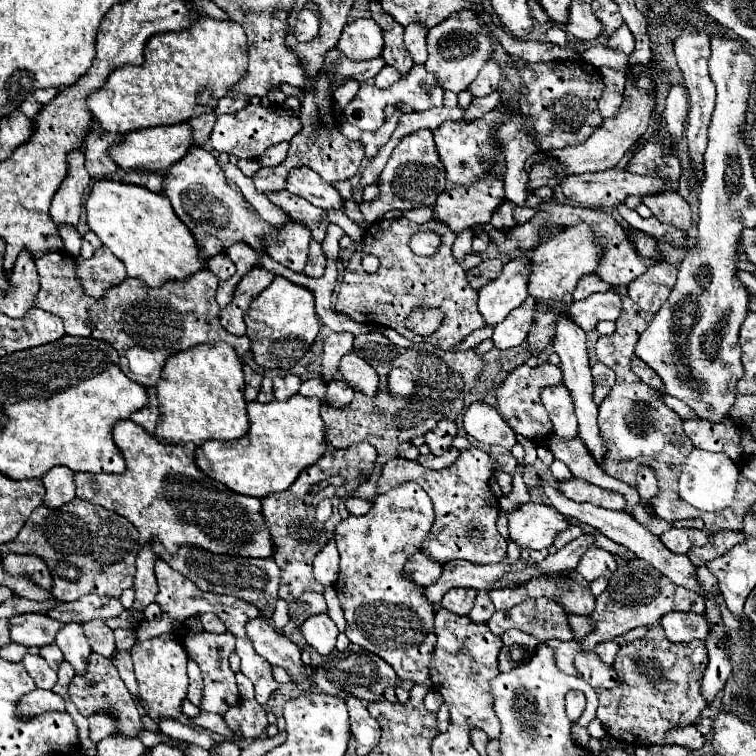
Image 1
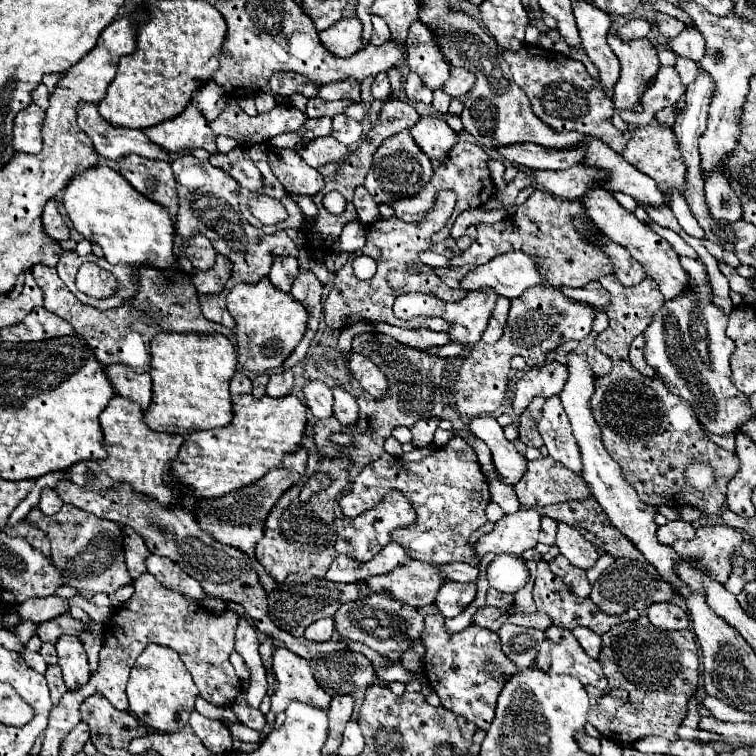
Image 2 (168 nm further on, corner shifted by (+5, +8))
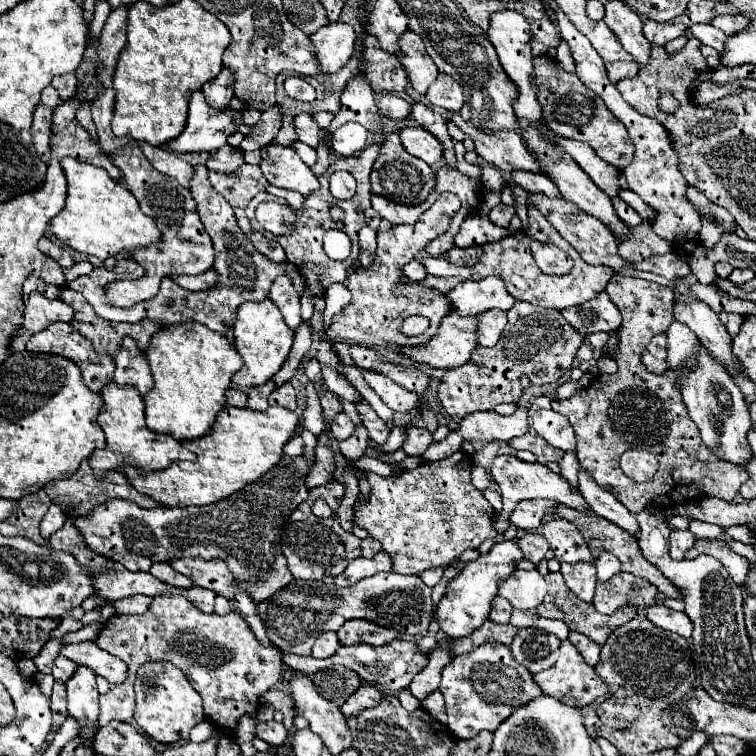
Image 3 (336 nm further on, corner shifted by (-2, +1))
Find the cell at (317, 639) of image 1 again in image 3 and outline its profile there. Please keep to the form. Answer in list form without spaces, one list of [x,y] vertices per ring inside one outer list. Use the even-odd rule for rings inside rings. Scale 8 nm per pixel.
[[[325,631],[317,637],[315,645],[313,645],[313,657],[319,657],[319,659],[325,659],[325,657],[331,657],[339,647],[339,639],[337,639],[337,633],[335,631]]]

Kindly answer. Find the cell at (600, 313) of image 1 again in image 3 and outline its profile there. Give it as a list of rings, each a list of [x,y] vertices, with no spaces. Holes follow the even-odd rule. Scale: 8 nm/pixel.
[[[519,301],[507,311],[507,319],[501,341],[495,347],[477,347],[467,363],[445,373],[439,385],[439,399],[455,421],[477,411],[493,411],[499,403],[517,403],[523,395],[519,385],[521,375],[527,375],[531,383],[537,385],[561,381],[571,369],[579,345],[585,341],[585,337],[569,325],[557,309]]]

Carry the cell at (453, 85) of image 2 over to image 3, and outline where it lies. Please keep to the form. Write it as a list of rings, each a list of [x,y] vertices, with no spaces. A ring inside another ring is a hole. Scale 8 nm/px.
[[[439,73],[437,81],[429,87],[429,103],[433,107],[439,107],[439,109],[445,109],[445,111],[459,111],[463,107],[463,89],[461,85],[449,77],[449,75],[443,75]]]

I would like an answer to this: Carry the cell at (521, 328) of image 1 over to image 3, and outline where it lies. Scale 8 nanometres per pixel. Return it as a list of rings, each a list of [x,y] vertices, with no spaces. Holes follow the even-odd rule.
[[[489,309],[485,313],[479,315],[479,335],[477,341],[483,347],[493,347],[497,345],[503,329],[507,325],[507,313],[499,311],[499,309]]]

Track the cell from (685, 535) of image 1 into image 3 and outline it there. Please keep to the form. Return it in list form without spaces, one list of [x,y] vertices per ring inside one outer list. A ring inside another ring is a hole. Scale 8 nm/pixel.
[[[671,531],[669,553],[673,559],[683,559],[683,553],[695,545],[697,537],[691,531]]]

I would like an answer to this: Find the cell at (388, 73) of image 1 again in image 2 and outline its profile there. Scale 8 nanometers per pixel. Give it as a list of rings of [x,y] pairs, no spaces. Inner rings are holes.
[[[380,72],[376,78],[374,78],[374,84],[372,84],[372,96],[374,100],[390,100],[392,96],[392,88],[390,88],[390,82],[386,78],[386,72]]]

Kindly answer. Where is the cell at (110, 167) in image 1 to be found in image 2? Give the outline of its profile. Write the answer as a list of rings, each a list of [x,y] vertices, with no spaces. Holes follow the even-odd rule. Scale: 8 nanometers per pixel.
[[[80,104],[76,110],[78,116],[78,128],[84,130],[92,142],[96,152],[102,158],[120,160],[126,154],[138,154],[150,160],[166,160],[168,152],[150,142],[142,130],[130,130],[130,128],[114,128],[112,124],[104,122],[104,118],[98,114],[96,104]]]

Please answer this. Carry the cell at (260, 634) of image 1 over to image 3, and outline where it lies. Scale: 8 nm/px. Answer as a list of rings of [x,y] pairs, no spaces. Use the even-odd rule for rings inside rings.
[[[293,675],[289,679],[289,691],[293,697],[293,711],[309,721],[309,729],[323,739],[333,755],[339,755],[351,745],[351,731],[343,713],[337,705],[317,693],[317,687],[309,677]]]

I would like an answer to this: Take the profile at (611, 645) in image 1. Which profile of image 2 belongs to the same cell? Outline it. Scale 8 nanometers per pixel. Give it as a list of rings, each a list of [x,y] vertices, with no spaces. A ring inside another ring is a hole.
[[[576,626],[572,634],[576,636],[576,640],[580,642],[580,646],[590,658],[598,658],[600,648],[602,648],[602,638],[598,634],[594,634],[590,628],[584,628],[584,626]]]

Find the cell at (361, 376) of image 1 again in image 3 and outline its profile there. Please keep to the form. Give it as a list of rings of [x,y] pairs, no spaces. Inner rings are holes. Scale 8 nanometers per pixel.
[[[363,369],[363,379],[367,381],[367,385],[381,397],[381,401],[385,405],[389,405],[393,411],[397,413],[409,413],[411,409],[417,407],[419,397],[413,395],[411,391],[405,391],[401,385],[397,385],[395,381],[391,381],[389,377]]]

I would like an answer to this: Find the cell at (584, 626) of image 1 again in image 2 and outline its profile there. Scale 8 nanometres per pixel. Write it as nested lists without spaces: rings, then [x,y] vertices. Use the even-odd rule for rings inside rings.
[[[544,560],[538,562],[532,596],[534,596],[534,602],[536,602],[538,610],[544,612],[544,614],[548,614],[548,616],[552,618],[552,624],[558,626],[558,628],[568,628],[568,630],[572,630],[574,626],[586,626],[586,628],[590,628],[592,632],[596,632],[596,634],[602,636],[602,634],[608,632],[614,624],[626,622],[626,620],[636,620],[636,618],[638,618],[638,612],[636,612],[634,608],[632,608],[632,610],[626,610],[626,612],[620,614],[620,616],[606,616],[606,614],[602,614],[602,612],[598,610],[598,606],[596,606],[590,598],[578,598],[578,596],[570,594],[570,590],[566,588],[566,584],[564,584],[558,576],[552,574],[552,570],[548,568],[548,562],[544,562]]]

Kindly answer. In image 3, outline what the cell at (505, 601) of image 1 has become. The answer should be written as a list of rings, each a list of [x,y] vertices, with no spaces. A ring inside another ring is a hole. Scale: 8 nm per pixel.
[[[497,595],[497,597],[493,599],[493,609],[491,609],[491,613],[489,613],[489,619],[495,621],[495,623],[509,623],[511,613],[513,613],[511,603],[509,603],[505,597]]]

